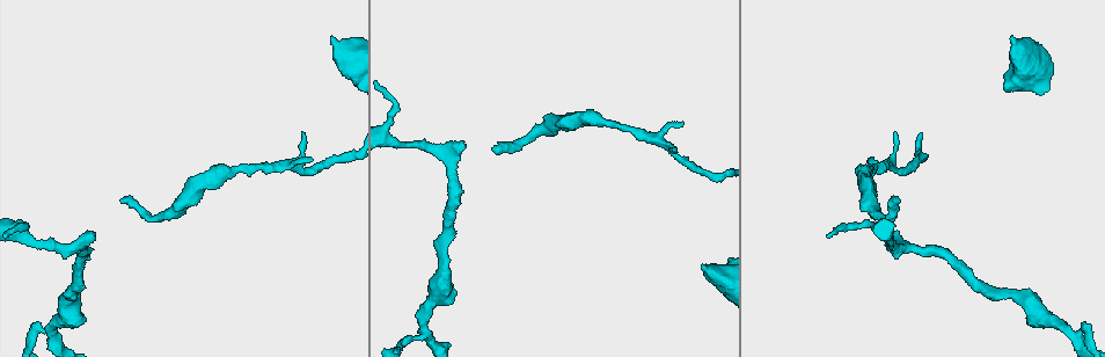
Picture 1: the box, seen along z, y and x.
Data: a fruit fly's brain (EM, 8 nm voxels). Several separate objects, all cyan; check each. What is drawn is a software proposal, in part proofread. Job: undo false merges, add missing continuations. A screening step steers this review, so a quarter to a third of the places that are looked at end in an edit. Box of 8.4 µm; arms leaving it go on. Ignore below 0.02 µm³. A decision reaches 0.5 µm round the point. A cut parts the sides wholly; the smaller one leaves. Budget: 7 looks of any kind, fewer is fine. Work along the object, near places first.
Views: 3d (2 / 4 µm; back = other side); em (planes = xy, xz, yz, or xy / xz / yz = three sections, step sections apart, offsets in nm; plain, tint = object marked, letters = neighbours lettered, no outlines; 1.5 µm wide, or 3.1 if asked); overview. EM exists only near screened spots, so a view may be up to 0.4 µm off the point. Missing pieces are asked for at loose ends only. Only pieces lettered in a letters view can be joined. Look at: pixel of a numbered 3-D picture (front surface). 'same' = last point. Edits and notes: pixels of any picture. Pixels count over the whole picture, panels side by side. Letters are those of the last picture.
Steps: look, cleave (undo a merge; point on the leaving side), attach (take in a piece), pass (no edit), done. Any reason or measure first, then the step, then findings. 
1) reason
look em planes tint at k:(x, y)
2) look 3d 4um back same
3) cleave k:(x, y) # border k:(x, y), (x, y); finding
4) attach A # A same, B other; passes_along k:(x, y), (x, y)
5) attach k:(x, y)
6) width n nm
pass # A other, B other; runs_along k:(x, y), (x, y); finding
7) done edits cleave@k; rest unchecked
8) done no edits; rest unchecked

branch stops here
look 3d 4um back at 1:(702, 264)

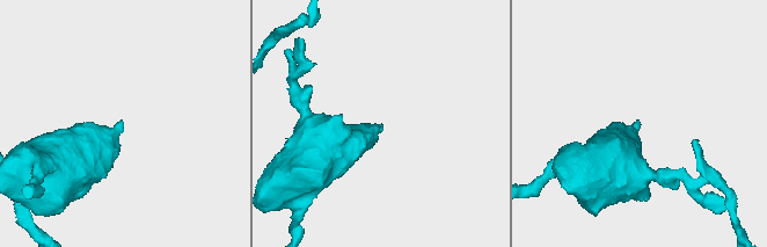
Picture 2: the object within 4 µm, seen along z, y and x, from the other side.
need the tissue
look em yz step 8 letters at 2:(639, 122)

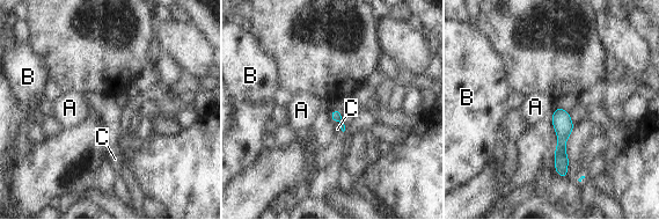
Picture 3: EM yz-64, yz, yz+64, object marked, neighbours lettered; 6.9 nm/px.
look em planes letters same

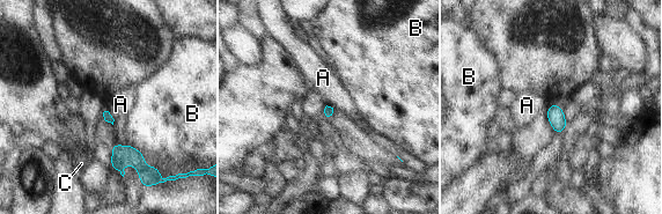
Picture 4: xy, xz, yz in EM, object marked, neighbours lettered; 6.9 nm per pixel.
longest_contact B 300 nm
pass # A other, B other, C other; border 4:(104, 106), (113, 119); none of them fits

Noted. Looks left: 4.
thin end
look em xz step 4 tint at 1:(303, 132)

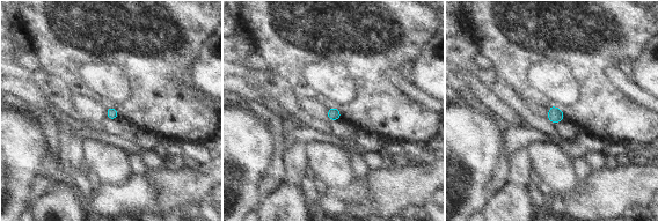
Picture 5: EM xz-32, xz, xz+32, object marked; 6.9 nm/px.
another direction
look em planes letters same

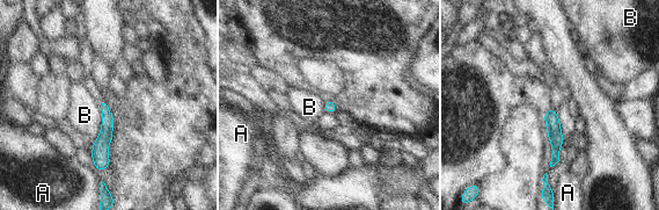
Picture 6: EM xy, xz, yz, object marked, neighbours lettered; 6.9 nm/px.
width 80 nm
pass # A other, B other; none of them fits

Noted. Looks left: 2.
thin neck
look em planes letters at 1:(407, 146)

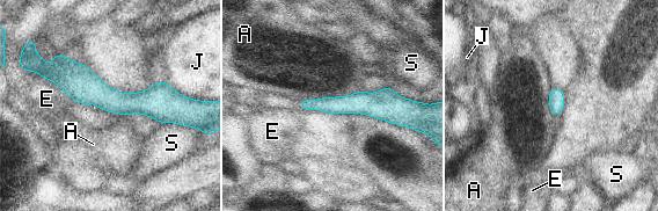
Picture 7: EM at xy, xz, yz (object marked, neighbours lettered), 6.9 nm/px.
pass # A other, E other, J other, S other; runs_along 7:(48, 74), (111, 101), (180, 109); continuous, no second cell

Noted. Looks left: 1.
done no edits; rest unchecked

